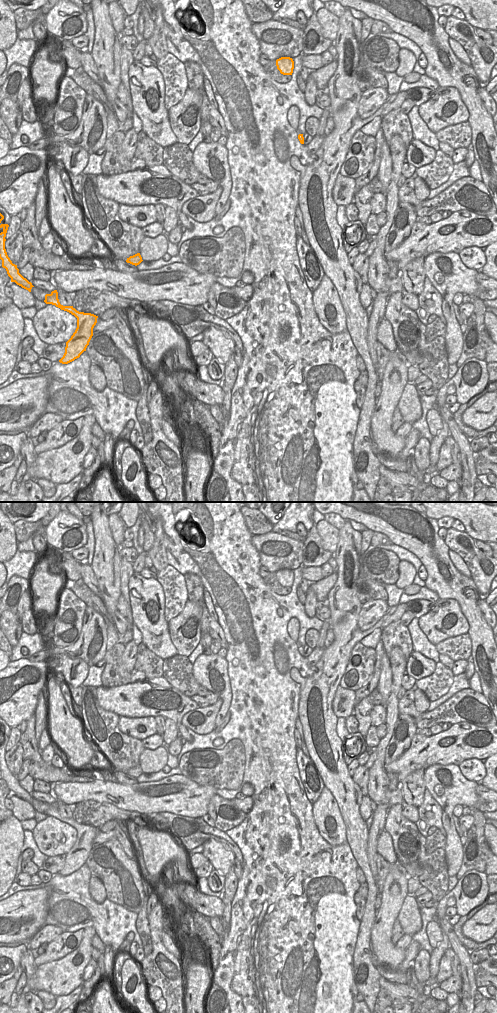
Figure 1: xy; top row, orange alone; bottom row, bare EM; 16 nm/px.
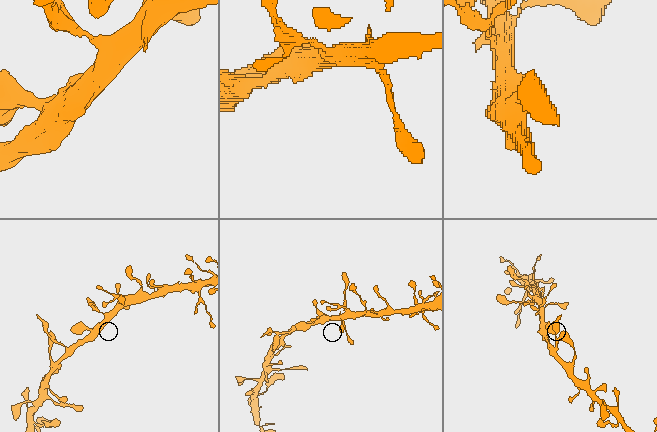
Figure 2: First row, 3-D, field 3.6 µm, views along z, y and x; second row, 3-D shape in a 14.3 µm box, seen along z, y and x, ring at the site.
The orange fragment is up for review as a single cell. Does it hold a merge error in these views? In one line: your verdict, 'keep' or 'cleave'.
keep

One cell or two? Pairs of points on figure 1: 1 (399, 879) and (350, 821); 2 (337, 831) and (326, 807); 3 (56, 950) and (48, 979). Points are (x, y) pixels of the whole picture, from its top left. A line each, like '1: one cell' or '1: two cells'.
1: two cells
2: one cell
3: two cells

